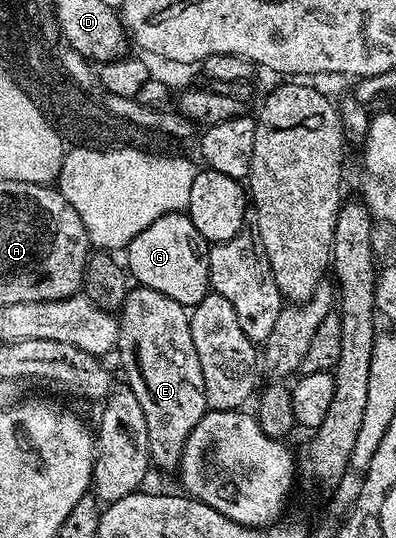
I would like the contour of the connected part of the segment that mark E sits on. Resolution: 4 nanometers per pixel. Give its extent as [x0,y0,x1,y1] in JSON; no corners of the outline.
[118,286,209,473]

